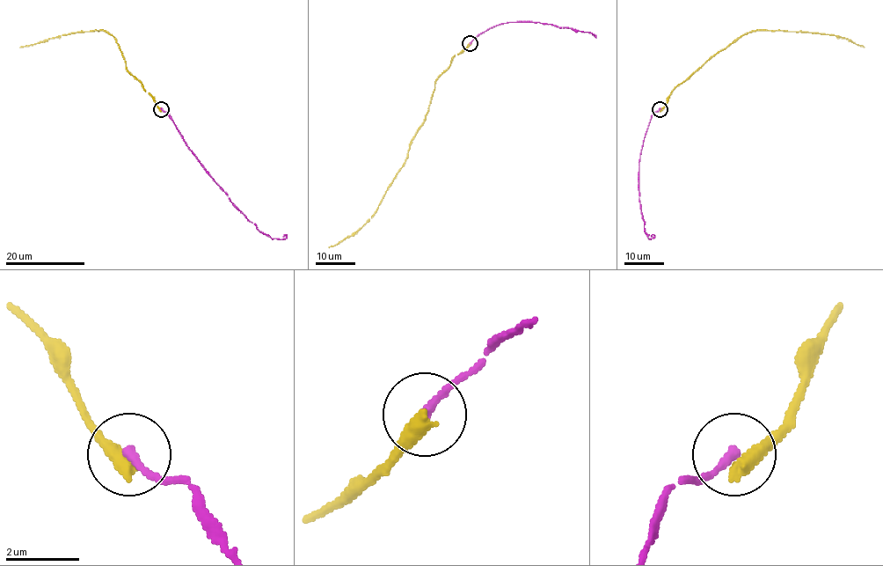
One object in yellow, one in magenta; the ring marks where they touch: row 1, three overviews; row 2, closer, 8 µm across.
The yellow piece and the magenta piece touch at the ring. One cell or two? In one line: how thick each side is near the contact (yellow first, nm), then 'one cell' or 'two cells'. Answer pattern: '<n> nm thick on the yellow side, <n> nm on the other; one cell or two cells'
480 nm thick on the yellow side, 240 nm on the other; two cells

